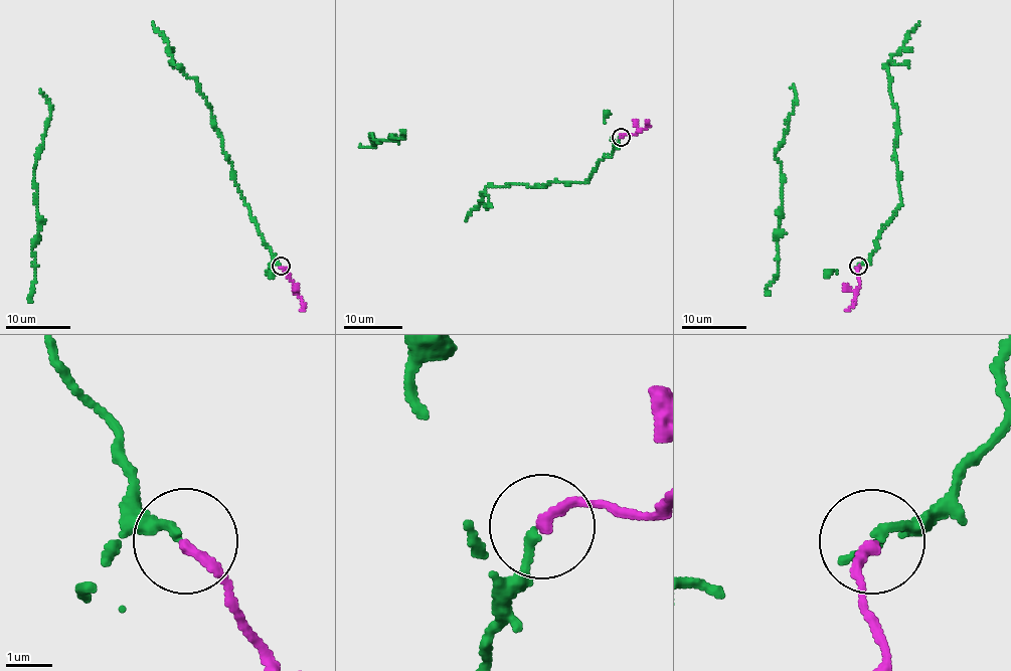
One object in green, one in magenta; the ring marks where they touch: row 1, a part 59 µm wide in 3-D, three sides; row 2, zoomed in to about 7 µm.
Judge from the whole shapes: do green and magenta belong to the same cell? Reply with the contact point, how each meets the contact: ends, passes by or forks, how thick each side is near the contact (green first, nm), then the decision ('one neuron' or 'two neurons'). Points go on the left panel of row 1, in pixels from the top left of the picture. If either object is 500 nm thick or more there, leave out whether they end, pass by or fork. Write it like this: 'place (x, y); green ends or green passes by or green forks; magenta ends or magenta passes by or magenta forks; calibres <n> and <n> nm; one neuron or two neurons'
place (281, 266); green ends; magenta ends; calibres 170 and 240 nm; one neuron

